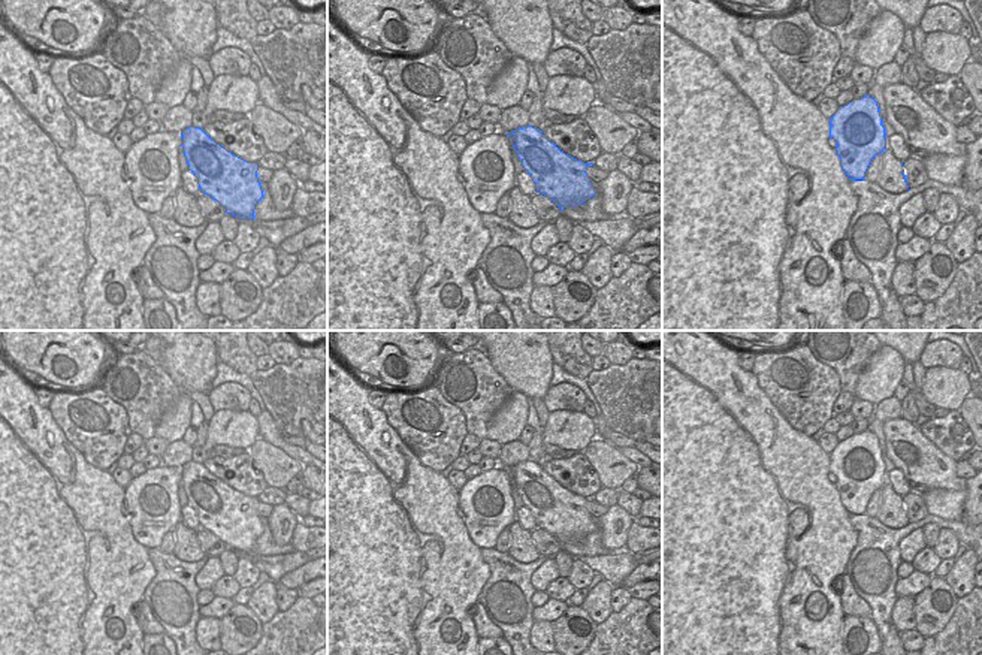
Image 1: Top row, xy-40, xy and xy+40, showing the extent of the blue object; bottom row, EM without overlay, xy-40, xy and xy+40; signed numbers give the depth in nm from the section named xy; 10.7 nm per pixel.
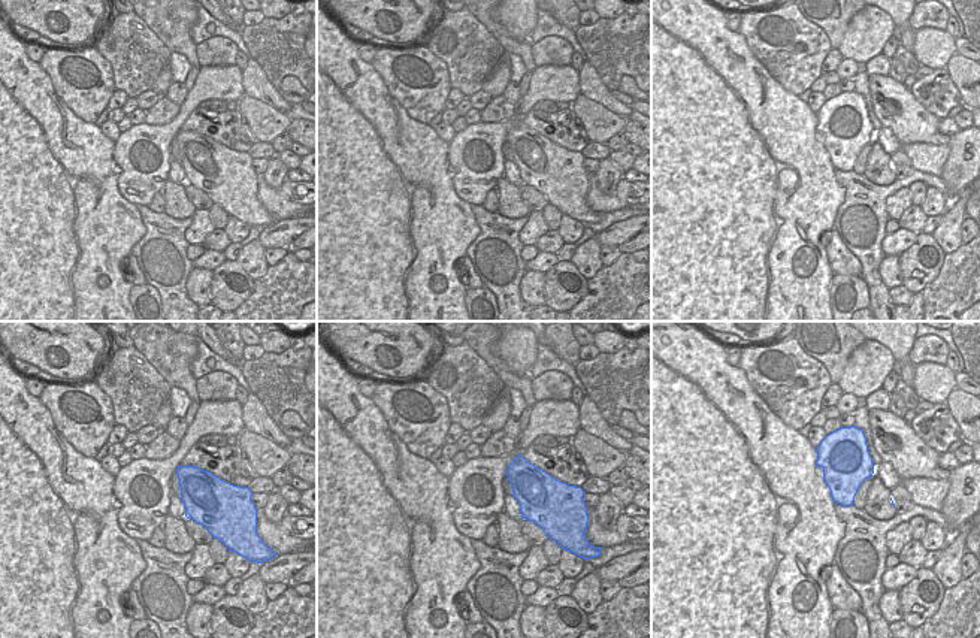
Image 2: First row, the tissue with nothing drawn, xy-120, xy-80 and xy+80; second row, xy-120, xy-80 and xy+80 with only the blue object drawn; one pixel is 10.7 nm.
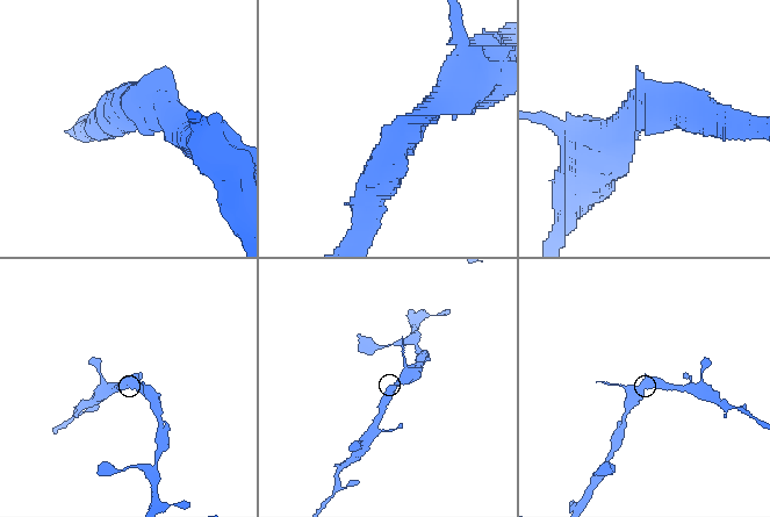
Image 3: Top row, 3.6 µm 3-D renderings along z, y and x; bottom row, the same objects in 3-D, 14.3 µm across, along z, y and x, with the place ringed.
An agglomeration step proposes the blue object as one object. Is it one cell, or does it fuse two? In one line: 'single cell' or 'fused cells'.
fused cells

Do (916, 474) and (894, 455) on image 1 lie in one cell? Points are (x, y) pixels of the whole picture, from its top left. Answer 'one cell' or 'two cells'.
one cell

